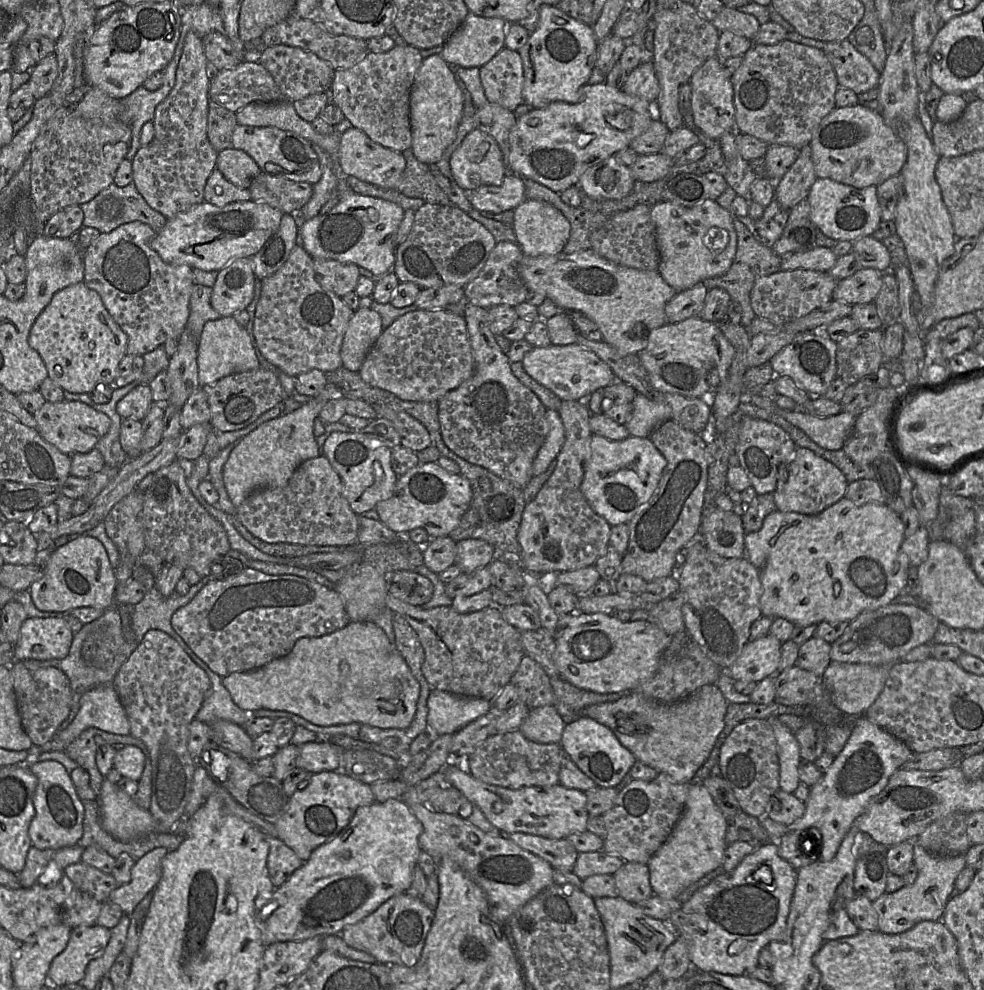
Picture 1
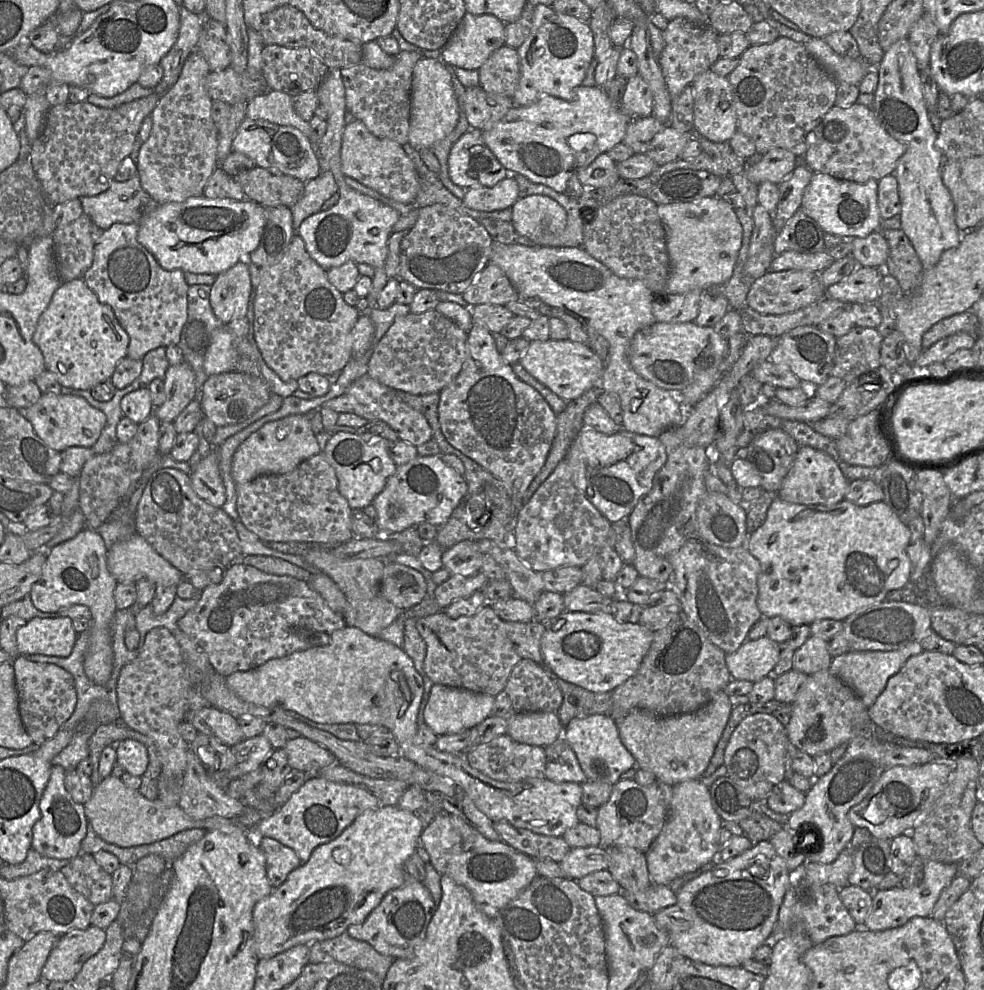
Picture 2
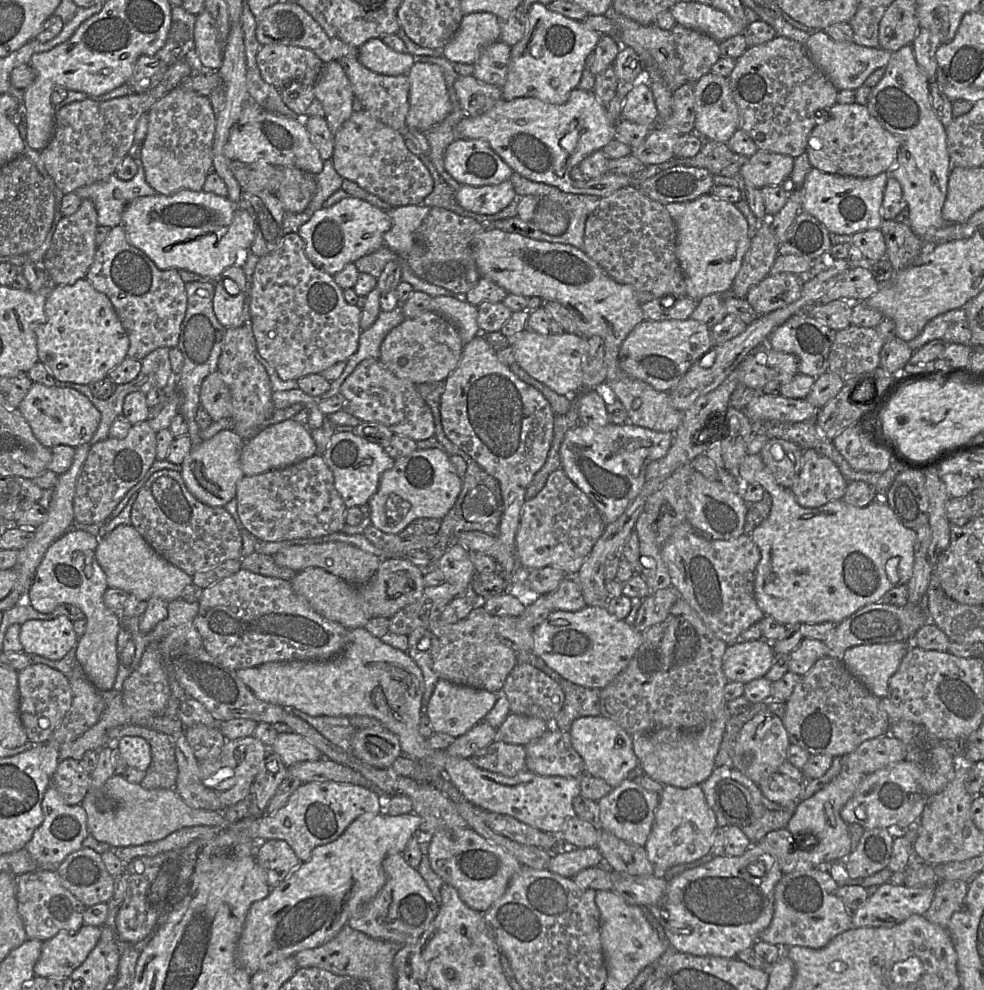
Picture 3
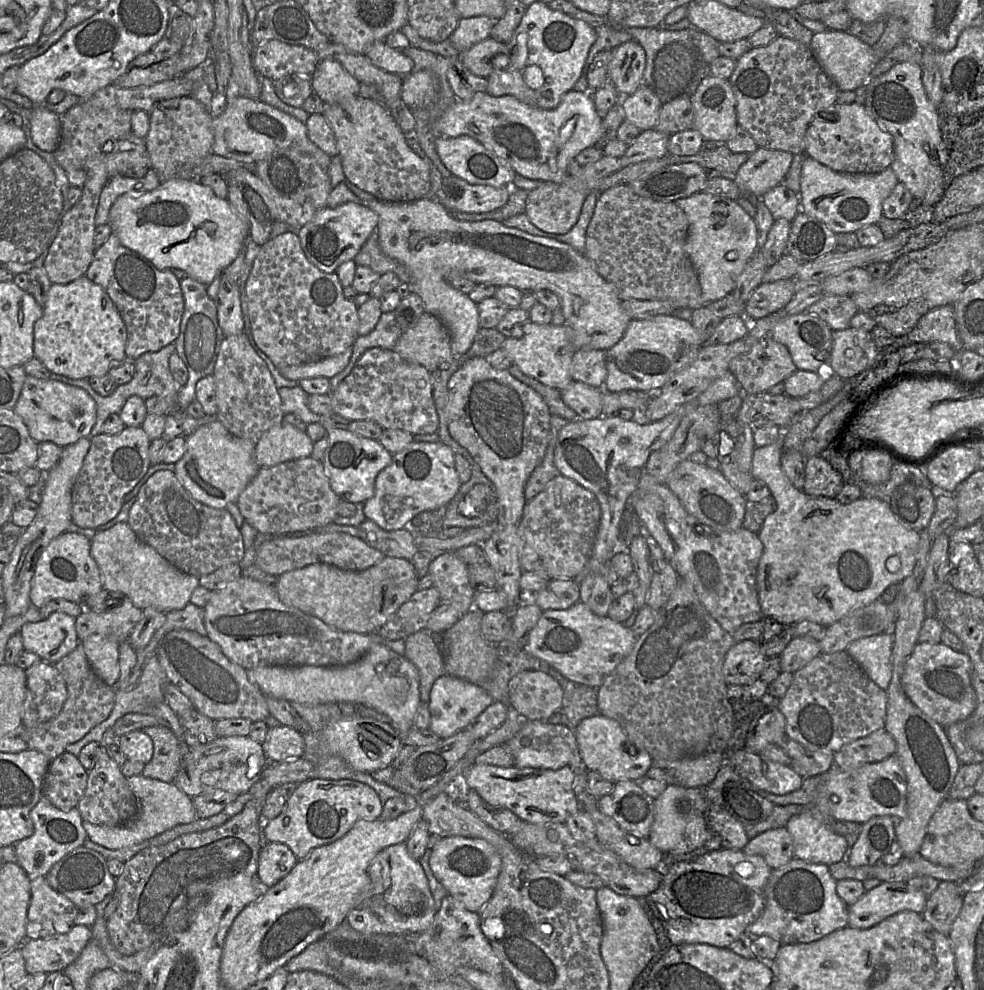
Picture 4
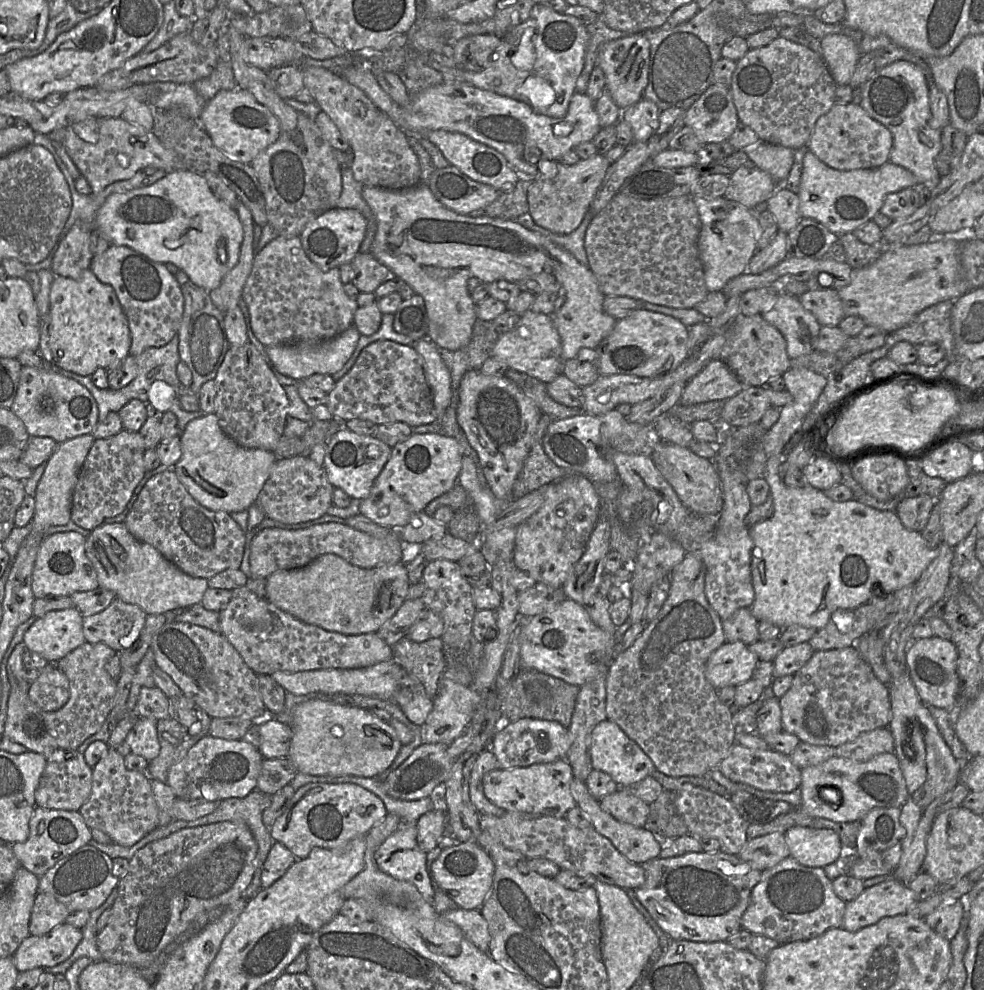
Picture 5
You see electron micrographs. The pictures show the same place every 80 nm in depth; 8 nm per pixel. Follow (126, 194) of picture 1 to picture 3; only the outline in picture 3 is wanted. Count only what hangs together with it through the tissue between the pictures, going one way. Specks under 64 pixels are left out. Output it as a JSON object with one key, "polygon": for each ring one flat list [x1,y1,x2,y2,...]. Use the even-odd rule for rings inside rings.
{"polygon":[[142,165,128,181,120,180,115,173,94,184,74,191,82,199,90,199,97,211,97,224,115,227,122,224,122,214,134,199,154,196,157,192,147,183]]}

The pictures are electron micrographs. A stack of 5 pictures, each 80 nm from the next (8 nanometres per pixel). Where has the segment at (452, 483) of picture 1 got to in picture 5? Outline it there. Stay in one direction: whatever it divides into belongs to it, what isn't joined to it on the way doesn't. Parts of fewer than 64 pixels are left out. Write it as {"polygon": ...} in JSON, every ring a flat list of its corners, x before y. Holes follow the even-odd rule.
{"polygon":[[412,434,407,440,391,448,391,456,376,478,370,496,360,502,360,513,380,526,403,528,414,514,422,512,431,501,459,483,463,456,460,444,453,437,443,434]]}

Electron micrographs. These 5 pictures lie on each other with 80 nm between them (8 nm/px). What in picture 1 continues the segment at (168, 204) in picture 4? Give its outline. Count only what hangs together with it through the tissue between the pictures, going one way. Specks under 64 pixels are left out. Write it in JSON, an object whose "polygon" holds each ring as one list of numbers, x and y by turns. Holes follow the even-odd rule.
{"polygon":[[253,200,233,202,223,207,203,201,167,219,163,228,156,232,151,247,168,264,219,271,236,258,255,255,277,231,282,215,278,209]]}

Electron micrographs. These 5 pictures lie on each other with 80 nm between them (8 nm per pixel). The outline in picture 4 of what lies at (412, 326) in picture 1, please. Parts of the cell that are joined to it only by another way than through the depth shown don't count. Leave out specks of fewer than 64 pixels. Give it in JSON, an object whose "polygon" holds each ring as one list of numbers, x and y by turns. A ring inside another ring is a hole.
{"polygon":[[424,312,413,327,402,332,393,350,405,361,419,364,430,373,448,368,454,359,447,328,428,312]]}

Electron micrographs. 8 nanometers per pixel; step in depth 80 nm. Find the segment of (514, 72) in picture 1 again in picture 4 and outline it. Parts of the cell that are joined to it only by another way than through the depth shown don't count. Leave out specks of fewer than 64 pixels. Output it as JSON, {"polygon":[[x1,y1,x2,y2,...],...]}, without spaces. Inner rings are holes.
{"polygon":[[489,37,459,53,457,57,473,74,487,78,494,70,492,59,496,59,500,53,507,56,506,44]]}

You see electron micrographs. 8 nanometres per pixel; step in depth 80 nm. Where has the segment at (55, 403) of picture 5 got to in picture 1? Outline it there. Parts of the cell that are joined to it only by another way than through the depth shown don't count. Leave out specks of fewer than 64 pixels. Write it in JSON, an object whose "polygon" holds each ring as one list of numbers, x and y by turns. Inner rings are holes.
{"polygon":[[65,399,55,403,45,401,44,405,33,416,42,438,67,455,91,451,108,432,111,425,110,418,104,413,82,402]]}

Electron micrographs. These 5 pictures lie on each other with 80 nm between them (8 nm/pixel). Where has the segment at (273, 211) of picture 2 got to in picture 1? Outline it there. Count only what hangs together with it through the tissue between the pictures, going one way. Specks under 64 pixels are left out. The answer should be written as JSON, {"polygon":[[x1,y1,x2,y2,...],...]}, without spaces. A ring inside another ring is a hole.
{"polygon":[[283,213,277,231,253,255,253,272,262,280,275,273,287,260,293,248,299,243,299,230,294,216]]}

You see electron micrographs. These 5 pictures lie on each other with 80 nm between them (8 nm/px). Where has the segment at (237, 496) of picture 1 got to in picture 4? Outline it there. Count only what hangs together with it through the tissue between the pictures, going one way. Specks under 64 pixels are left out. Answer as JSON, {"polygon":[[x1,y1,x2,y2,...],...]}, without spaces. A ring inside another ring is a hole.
{"polygon":[[282,422,266,431,255,444,255,460,260,468,306,458,313,451,313,442,306,432]]}

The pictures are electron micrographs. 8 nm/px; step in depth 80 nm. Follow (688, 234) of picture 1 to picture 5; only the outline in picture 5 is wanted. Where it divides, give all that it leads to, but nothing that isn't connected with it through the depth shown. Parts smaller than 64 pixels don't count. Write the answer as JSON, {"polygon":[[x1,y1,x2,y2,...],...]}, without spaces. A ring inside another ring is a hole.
{"polygon":[[693,197,701,220,701,230,698,238,698,251,703,264,705,284,708,292,722,291,727,282,747,271,751,258,758,250,759,221,750,209,725,197,705,199]]}

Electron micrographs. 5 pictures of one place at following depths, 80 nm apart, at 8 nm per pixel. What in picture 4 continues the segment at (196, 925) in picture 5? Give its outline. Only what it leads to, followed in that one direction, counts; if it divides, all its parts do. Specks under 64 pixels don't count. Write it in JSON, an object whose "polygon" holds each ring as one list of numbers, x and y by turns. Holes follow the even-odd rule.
{"polygon":[[260,778,249,789,248,792,251,795,251,799,246,803,243,810,234,817,232,817,231,819,229,819,228,821,226,821,224,824,205,831,184,834,164,845,143,849,142,851,134,855,131,859,124,863,124,868,121,875,116,878,116,891,118,891,119,903,117,909,113,912,113,914,107,921,108,935,112,945,115,947,117,951,124,955,133,955,139,951,148,949,150,947,158,948,162,943,168,941,168,939,171,936,173,936,175,933,179,932,184,927,186,927,194,911,208,899,211,887,219,878,227,874,237,872,242,872,249,876,256,876,259,852,263,845,262,810,264,808,266,799,270,794,271,790,272,788,269,786,269,784,264,779]]}

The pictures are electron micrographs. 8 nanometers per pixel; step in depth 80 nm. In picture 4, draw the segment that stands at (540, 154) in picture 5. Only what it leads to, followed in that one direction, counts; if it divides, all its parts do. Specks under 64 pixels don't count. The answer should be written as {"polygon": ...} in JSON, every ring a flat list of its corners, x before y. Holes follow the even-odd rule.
{"polygon":[[569,91,554,109,527,105,511,95,492,96,478,92,470,101,456,99,436,120,437,136,468,135,506,160,512,168,529,179,563,183,568,165,585,148,602,141,602,118,589,92]]}

